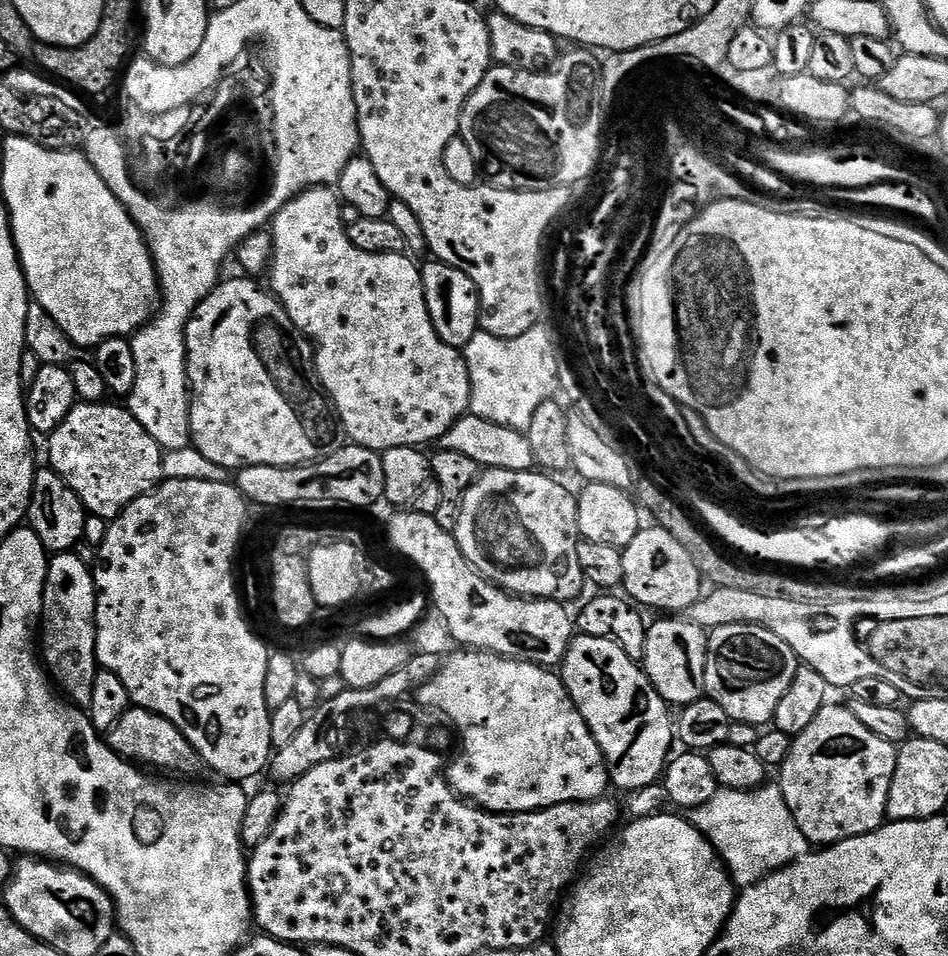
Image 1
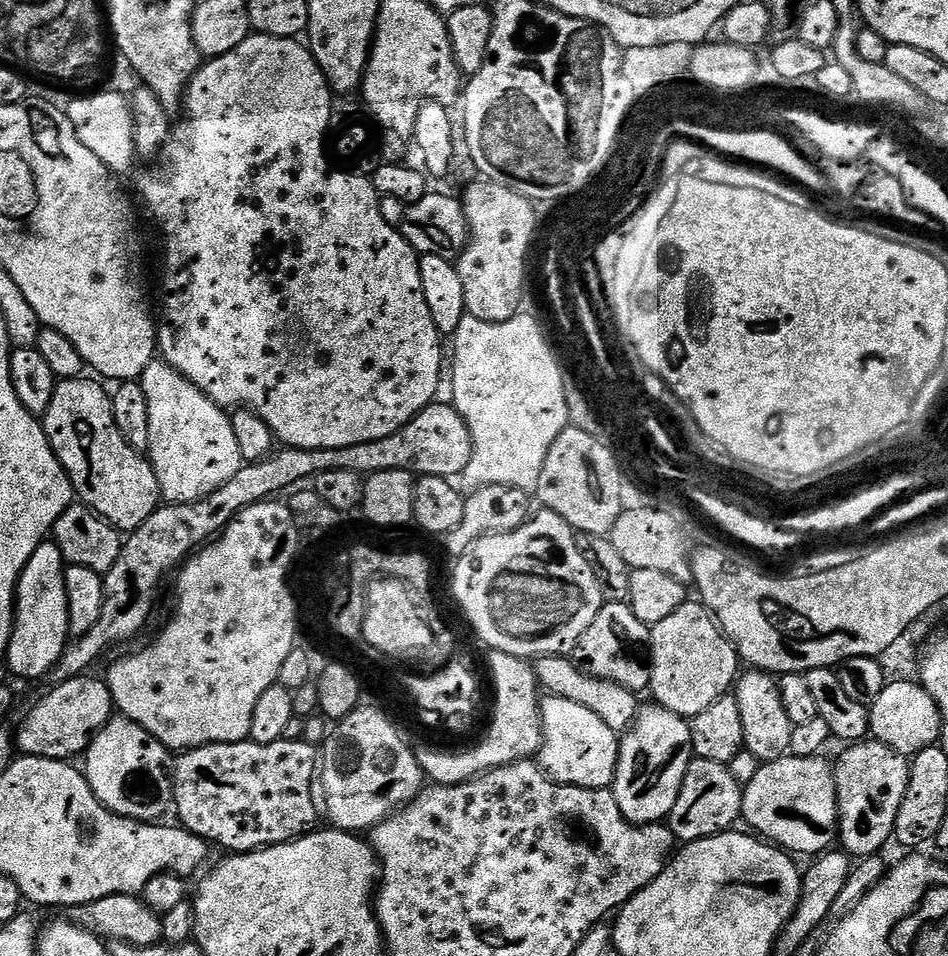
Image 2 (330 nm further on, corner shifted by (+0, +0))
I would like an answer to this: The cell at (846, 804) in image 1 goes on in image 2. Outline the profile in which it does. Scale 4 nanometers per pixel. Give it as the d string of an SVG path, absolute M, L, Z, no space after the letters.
M856 742L840 756L840 761L835 761L836 797L838 798L838 844L843 851L853 858L875 856L881 851L887 840L893 839L896 830L898 810L902 806L902 798L906 798L908 785L909 757L890 750L890 746L875 742Z

